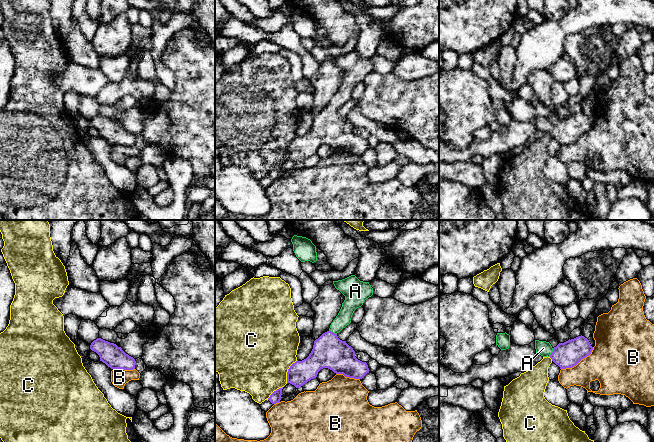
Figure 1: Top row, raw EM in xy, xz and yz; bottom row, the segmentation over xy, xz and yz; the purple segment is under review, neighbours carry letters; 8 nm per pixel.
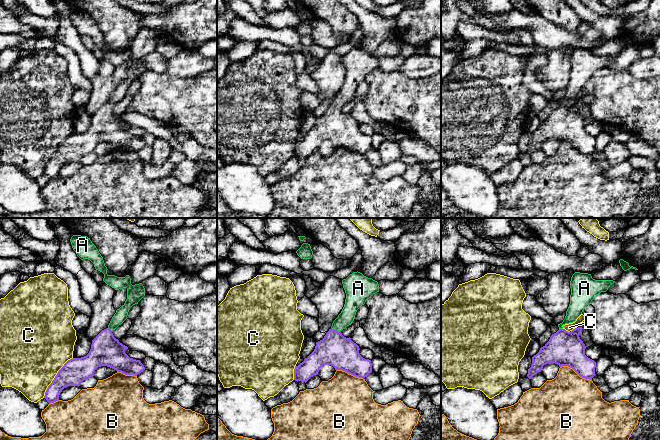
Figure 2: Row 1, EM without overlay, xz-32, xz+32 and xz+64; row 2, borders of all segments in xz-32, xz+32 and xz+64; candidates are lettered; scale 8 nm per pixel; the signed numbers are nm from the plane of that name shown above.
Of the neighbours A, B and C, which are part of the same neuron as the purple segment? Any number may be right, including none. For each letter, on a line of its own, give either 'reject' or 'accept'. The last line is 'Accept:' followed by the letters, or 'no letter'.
A: accept
B: reject
C: reject
Accept: A

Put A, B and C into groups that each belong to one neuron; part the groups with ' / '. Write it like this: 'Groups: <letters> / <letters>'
Groups: A / B / C

